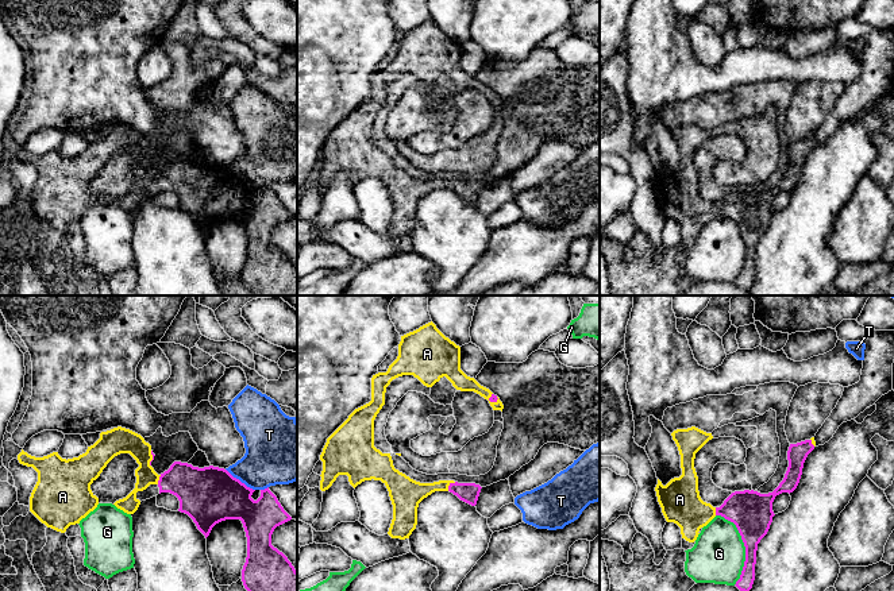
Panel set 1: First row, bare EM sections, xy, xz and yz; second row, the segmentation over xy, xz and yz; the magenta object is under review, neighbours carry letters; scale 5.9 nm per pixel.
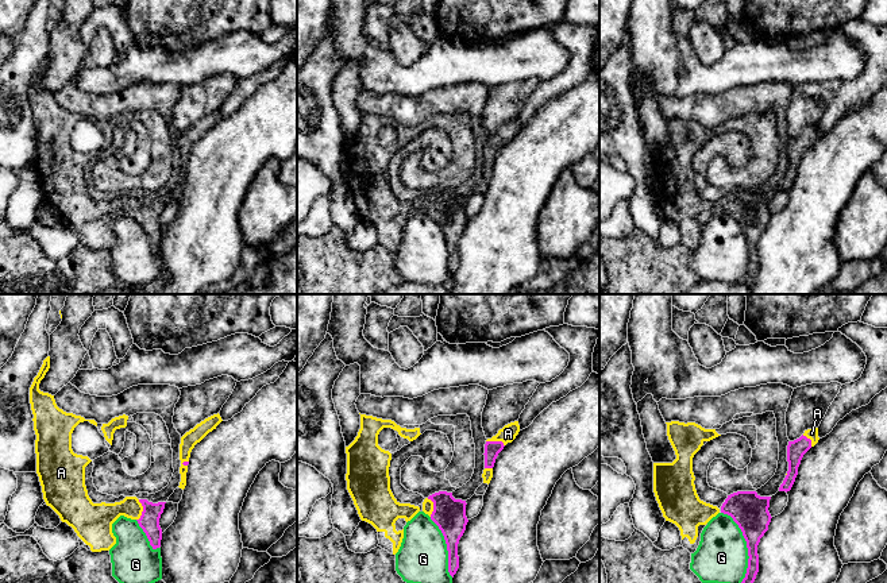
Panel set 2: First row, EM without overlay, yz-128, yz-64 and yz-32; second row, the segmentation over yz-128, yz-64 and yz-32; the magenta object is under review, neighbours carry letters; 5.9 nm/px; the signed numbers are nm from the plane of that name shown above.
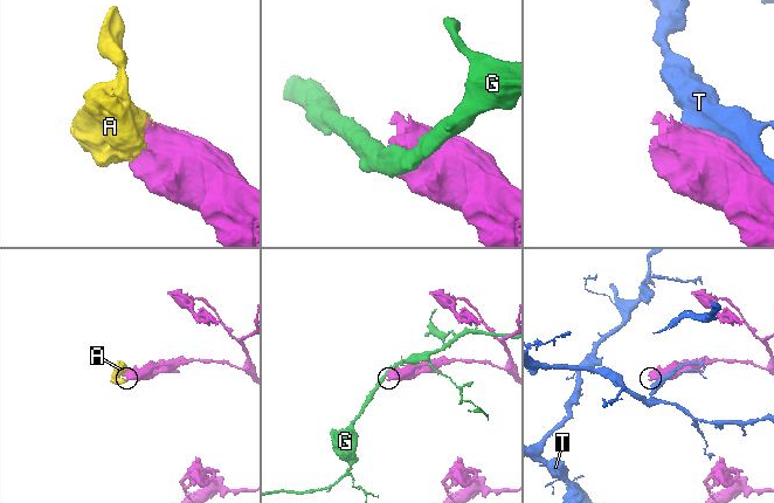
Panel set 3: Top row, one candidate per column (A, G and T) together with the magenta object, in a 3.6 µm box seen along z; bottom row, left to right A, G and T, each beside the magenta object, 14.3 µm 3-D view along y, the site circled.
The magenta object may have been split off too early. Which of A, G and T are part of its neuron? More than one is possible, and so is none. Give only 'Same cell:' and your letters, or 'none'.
Same cell: A

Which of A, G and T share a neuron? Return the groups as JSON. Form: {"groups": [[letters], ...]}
{"groups": [["A"], ["G"], ["T"]]}

